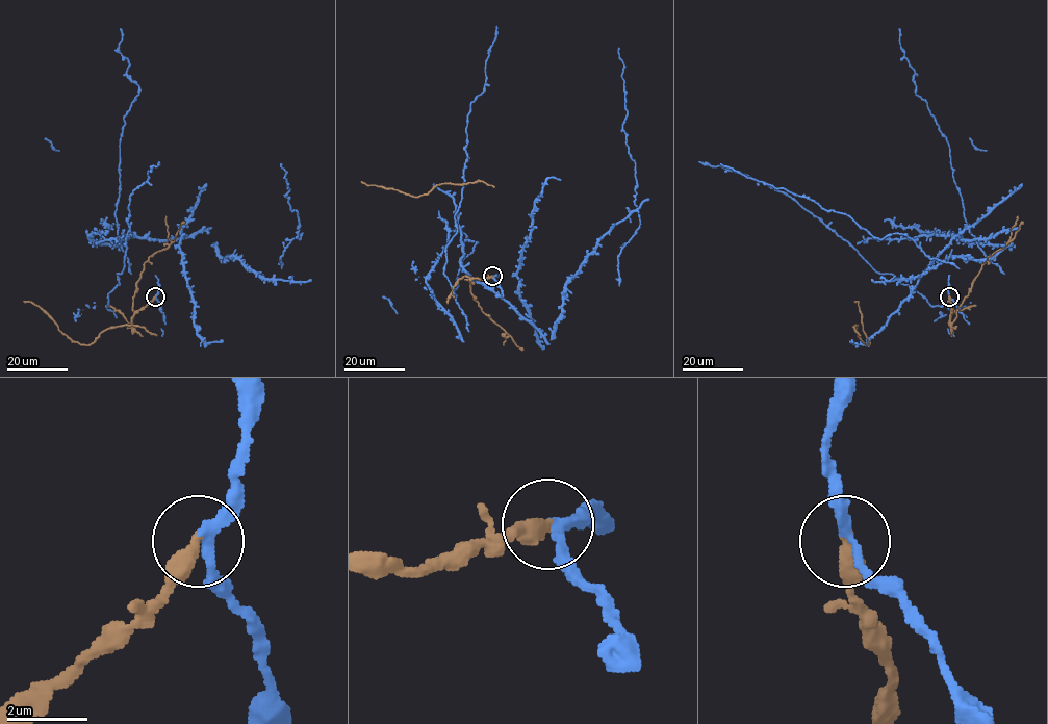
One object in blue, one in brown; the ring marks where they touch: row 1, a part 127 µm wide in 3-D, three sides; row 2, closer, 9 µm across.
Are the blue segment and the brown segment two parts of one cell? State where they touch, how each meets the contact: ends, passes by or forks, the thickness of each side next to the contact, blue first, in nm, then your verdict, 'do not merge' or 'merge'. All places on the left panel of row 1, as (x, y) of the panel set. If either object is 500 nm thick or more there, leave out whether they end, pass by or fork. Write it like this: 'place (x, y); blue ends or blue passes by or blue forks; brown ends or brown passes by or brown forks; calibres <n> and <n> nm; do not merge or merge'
place (155, 296); blue passes by; brown ends; calibres 240 and 420 nm; do not merge

